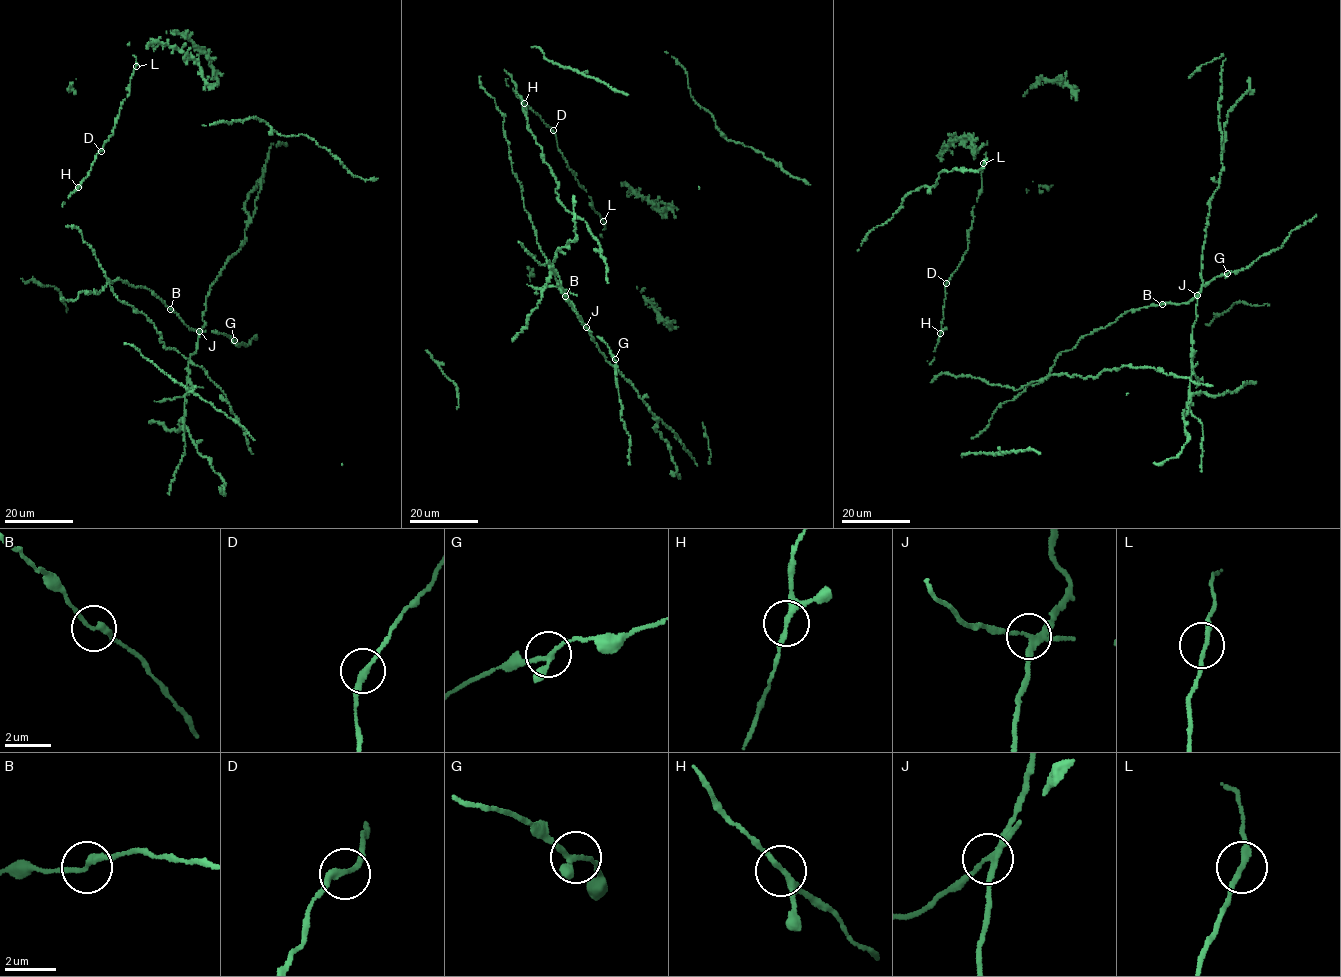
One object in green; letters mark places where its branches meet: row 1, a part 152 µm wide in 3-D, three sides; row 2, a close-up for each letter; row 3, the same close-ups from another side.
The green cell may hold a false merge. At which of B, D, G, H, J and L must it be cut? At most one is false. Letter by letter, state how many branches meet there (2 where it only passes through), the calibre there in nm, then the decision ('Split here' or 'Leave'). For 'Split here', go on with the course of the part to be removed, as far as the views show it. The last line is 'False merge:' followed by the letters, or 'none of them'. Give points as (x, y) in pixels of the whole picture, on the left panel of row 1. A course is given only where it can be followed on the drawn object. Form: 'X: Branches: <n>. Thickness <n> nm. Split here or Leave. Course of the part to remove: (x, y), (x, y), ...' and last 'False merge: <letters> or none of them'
B: Branches: 2. Thickness 240 nm. Leave
D: Branches: 2. Thickness 240 nm. Leave
G: Branches: 3. Thickness 190 nm. Leave
H: Branches: 3. Thickness 190 nm. Leave
J: Branches: 3. Thickness 200 nm. Split here
L: Branches: 2. Thickness 190 nm. Leave
False merge: J

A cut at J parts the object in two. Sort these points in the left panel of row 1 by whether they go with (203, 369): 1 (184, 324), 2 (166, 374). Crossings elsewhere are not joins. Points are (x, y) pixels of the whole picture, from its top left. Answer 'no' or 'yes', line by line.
1: yes
2: yes

